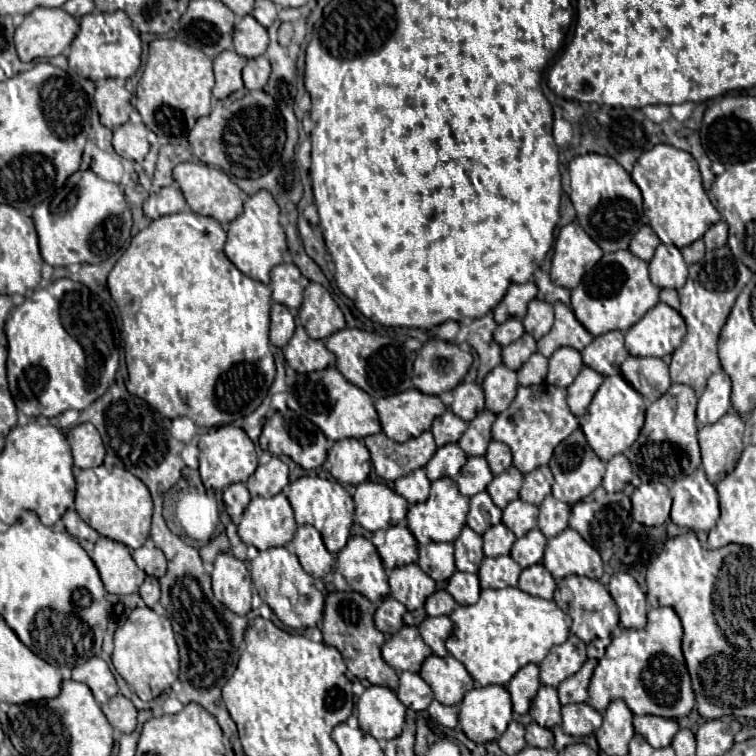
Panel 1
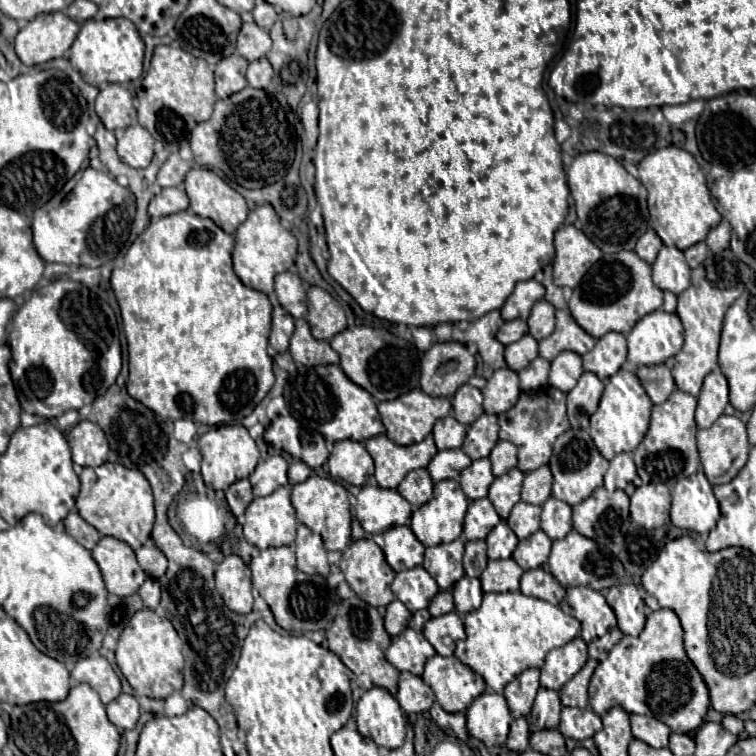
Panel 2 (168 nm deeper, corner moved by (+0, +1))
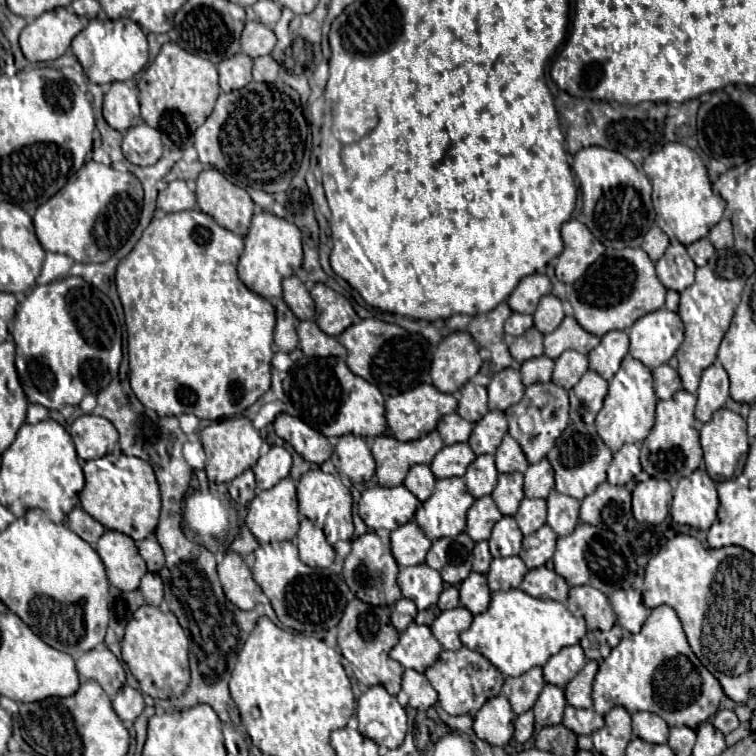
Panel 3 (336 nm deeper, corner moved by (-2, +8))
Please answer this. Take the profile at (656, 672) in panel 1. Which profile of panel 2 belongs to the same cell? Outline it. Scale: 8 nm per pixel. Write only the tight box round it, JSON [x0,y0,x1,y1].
[589,608,709,734]

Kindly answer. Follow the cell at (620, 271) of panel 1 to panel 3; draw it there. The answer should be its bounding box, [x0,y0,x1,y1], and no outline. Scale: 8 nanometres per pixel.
[567,249,665,337]

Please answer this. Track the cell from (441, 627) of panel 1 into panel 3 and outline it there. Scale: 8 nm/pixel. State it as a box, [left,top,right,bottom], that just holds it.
[431,607,473,651]

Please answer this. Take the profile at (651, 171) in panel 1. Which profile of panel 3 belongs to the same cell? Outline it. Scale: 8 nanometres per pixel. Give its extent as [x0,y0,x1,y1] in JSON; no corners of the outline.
[643,143,725,245]

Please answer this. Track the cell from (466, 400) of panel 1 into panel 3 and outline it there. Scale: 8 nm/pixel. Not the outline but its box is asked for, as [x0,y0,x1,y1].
[457,381,487,423]

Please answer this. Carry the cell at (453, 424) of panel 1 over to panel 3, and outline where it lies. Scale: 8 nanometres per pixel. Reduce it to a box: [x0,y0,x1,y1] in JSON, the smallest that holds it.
[437,413,473,445]

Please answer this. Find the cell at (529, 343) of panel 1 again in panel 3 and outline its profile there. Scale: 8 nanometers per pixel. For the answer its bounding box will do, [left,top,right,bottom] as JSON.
[509,327,543,363]

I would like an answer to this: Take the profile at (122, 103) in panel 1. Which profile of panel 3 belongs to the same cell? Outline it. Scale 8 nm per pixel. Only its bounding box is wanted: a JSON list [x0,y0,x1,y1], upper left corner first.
[103,81,141,133]

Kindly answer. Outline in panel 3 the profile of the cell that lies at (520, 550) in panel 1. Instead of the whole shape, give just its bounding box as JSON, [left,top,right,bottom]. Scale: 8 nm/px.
[519,525,557,569]

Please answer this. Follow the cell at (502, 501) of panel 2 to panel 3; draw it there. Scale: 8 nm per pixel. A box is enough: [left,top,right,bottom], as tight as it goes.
[491,473,523,515]

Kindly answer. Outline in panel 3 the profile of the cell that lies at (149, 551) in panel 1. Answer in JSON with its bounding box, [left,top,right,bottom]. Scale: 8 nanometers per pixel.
[137,535,165,573]

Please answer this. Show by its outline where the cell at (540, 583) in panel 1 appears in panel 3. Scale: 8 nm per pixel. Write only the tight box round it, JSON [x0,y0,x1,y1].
[519,567,569,603]

